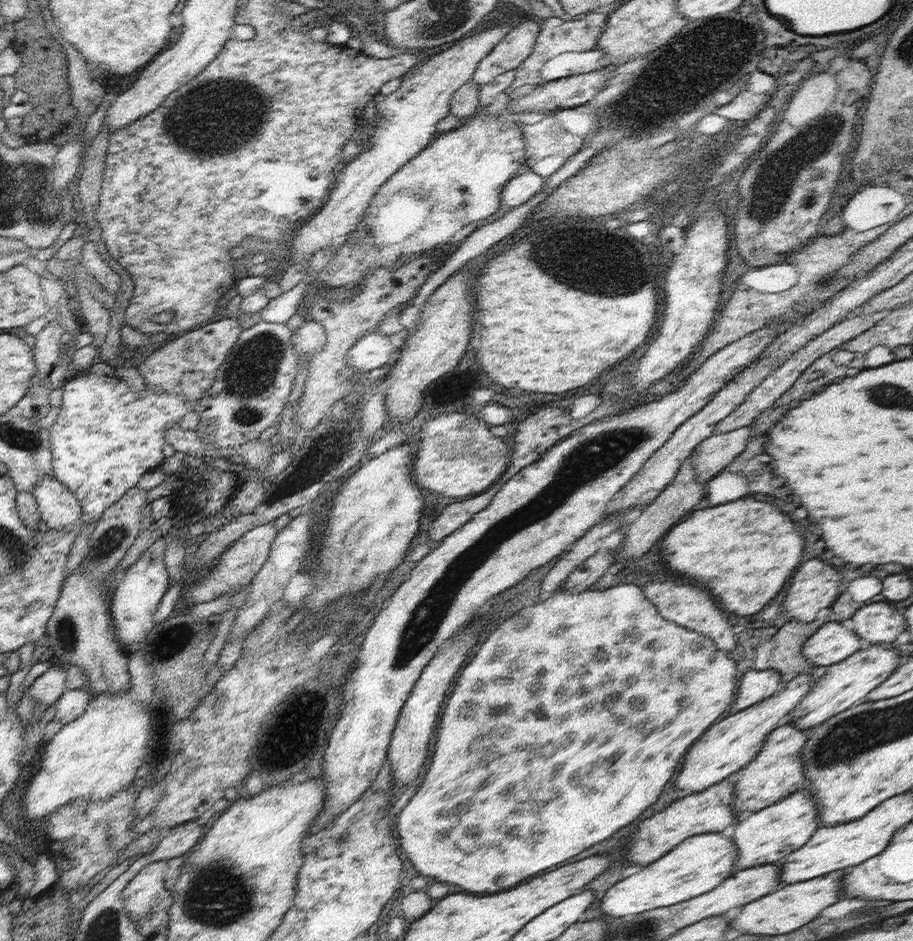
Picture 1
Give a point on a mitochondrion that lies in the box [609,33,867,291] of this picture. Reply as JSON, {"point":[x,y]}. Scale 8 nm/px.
{"point":[771,182]}

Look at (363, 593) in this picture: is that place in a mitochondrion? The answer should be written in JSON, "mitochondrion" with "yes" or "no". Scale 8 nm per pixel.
{"mitochondrion":"no"}

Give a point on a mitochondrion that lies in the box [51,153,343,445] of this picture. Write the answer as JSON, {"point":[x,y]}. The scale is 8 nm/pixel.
{"point":[248,374]}

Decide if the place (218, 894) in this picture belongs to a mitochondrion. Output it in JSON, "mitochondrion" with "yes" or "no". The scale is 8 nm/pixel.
{"mitochondrion":"yes"}

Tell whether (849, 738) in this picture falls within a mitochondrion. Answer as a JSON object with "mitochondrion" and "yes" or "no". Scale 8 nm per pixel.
{"mitochondrion":"yes"}

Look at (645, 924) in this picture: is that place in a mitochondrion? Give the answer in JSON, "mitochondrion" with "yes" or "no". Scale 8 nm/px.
{"mitochondrion":"yes"}

